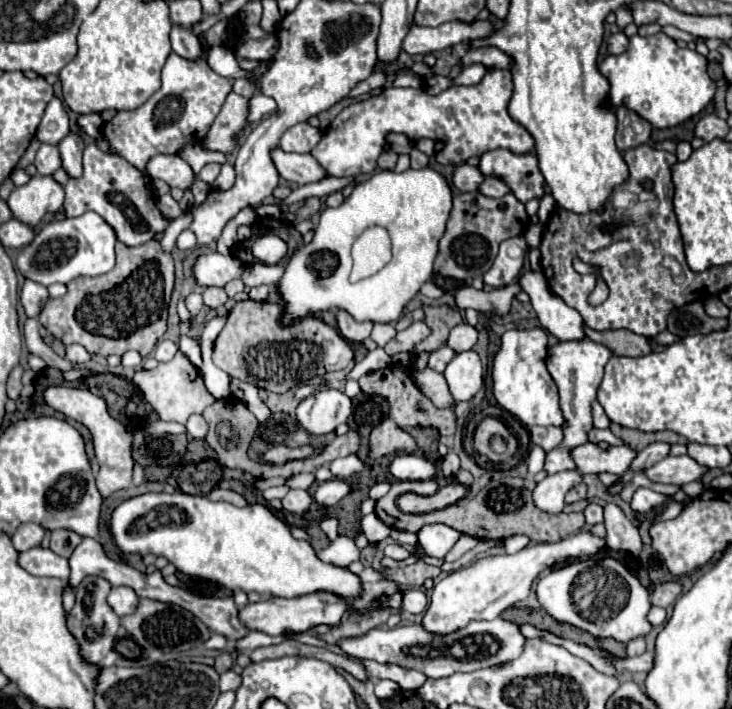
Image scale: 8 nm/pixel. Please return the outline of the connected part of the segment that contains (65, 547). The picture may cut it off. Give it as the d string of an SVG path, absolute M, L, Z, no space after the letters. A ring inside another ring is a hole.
M53 531L51 533L51 551L69 559L71 557L71 551L75 551L75 547L81 543L81 537L73 531Z

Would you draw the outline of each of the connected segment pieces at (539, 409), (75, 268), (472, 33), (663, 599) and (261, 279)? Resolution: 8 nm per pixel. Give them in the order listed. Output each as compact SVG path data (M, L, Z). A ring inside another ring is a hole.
M505 331L501 335L501 347L493 359L493 395L505 411L515 415L523 425L555 425L563 427L563 411L559 411L559 395L555 381L551 379L547 365L547 335L545 331Z
M93 211L65 221L53 221L41 227L37 237L21 249L17 257L17 269L25 279L41 285L69 283L77 277L95 277L109 273L115 267L115 231Z
M489 21L475 23L443 23L439 27L411 27L411 31L403 39L403 51L409 55L425 55L451 45L457 45L465 39L481 39L491 35L493 27Z
M661 583L655 587L653 595L651 595L651 603L657 607L669 607L681 593L681 585L679 583Z
M255 263L251 267L245 269L243 273L243 283L247 287L257 287L257 285L277 285L279 279L283 277L285 265L277 263L277 265L263 265L263 263Z

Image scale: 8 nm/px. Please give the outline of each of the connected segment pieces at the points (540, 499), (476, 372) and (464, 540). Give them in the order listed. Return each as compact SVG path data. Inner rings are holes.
M577 469L575 471L561 471L561 473L555 473L555 475L547 475L543 481L537 483L535 491L533 491L533 501L535 505L541 509L541 511L547 511L547 513L559 513L563 511L565 503L563 503L563 497L565 493L583 483L583 473L579 473Z
M475 351L455 355L455 359L447 365L443 375L455 403L473 399L475 393L483 387L483 367Z
M461 535L461 539L455 543L455 547L447 553L447 557L445 557L445 561L454 562L463 555L463 553L467 553L469 549L473 549L475 545L477 545L479 541L475 539L475 537L469 537L469 535Z

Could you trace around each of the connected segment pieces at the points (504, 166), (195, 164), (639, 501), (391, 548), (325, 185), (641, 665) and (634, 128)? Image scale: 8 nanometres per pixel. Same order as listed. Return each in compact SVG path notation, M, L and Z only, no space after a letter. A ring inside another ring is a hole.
M507 149L487 151L481 157L479 169L483 175L495 175L503 179L521 203L531 201L531 197L541 199L545 195L545 179L539 171L539 161L535 159L535 153L515 155Z
M189 143L187 147L181 147L179 157L189 163L189 167L193 169L195 175L197 175L207 163L224 164L227 160L226 155L223 155L223 153L205 151L205 149L201 149L201 145L195 145L195 143Z
M637 489L633 499L631 499L631 509L635 513L649 513L649 511L655 511L659 507L663 507L665 503L669 503L669 497L667 495L661 495L661 493L655 493L651 489Z
M387 545L385 547L385 555L395 559L395 561L405 561L405 559L411 557L411 553L403 545Z
M323 177L321 181L315 181L315 183L297 187L297 189L285 199L285 203L287 203L287 205L299 203L299 201L303 201L303 199L307 199L307 197L321 197L321 199L325 199L327 195L331 195L331 193L341 191L343 187L347 187L351 181L355 181L355 177Z
M645 651L643 655L639 657L627 657L627 659L617 659L613 657L613 665L617 667L617 671L631 671L631 673L637 673L637 671L651 671L653 667L653 661L655 661L655 653L653 651Z
M617 107L617 149L619 151L625 151L625 149L631 149L635 145L641 145L641 143L647 143L649 141L649 135L651 135L651 123L641 119L635 111L627 109L627 107Z

